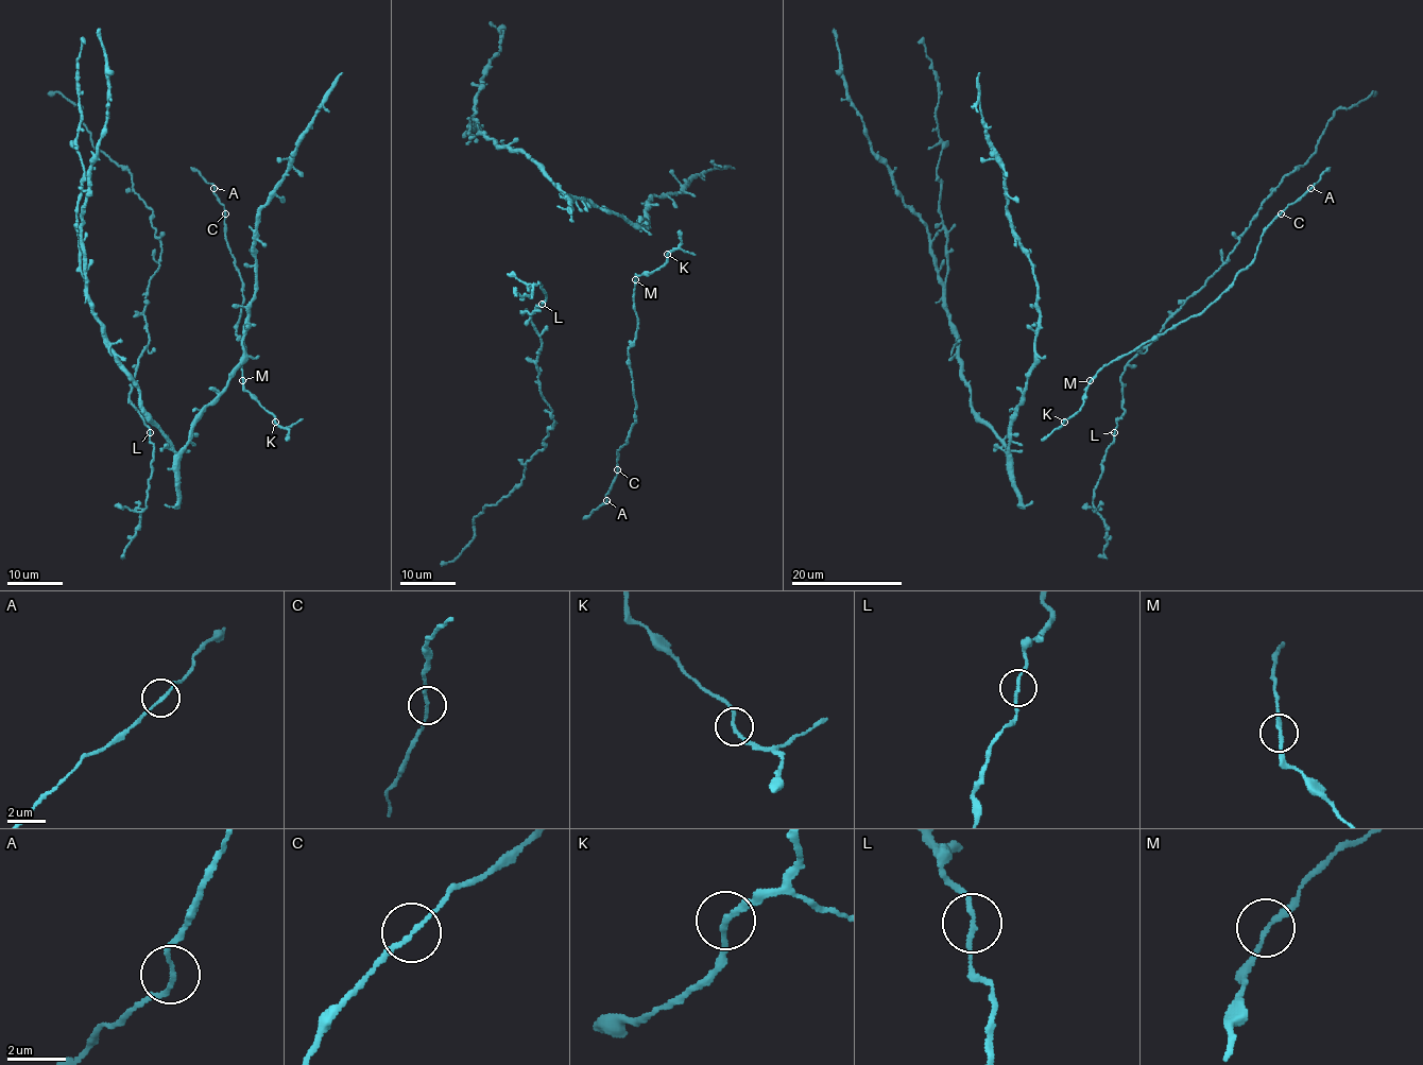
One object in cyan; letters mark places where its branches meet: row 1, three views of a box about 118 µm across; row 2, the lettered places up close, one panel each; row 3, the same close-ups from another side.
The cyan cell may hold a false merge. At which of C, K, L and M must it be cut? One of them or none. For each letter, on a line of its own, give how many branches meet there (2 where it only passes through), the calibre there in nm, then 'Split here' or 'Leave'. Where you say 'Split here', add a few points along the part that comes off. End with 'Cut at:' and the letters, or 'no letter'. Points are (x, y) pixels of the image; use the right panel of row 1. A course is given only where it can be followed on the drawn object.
C: Branches: 2. Thickness 150 nm. Leave
K: Branches: 2. Thickness 160 nm. Leave
L: Branches: 2. Thickness 150 nm. Leave
M: Branches: 2. Thickness 180 nm. Leave
Cut at: no letter

